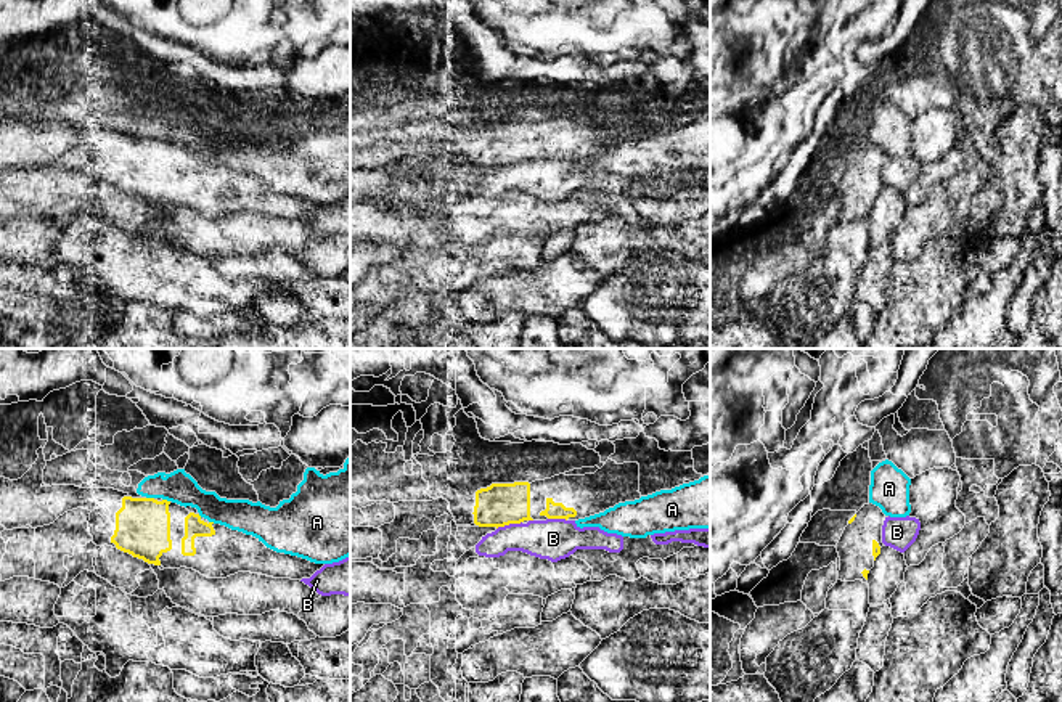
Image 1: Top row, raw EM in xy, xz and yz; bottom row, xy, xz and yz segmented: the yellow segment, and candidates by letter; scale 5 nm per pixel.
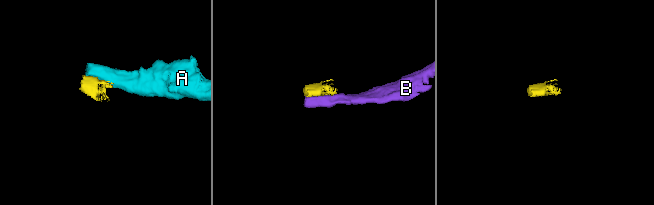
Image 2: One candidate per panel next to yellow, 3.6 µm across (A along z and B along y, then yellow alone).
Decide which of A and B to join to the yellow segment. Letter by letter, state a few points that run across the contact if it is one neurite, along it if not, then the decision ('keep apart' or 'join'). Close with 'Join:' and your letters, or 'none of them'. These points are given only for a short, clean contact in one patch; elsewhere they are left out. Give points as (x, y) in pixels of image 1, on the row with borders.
A: line xy (147, 497), (153, 498); keep apart
B: line xz (521, 521), (497, 529); keep apart
Join: none of them

